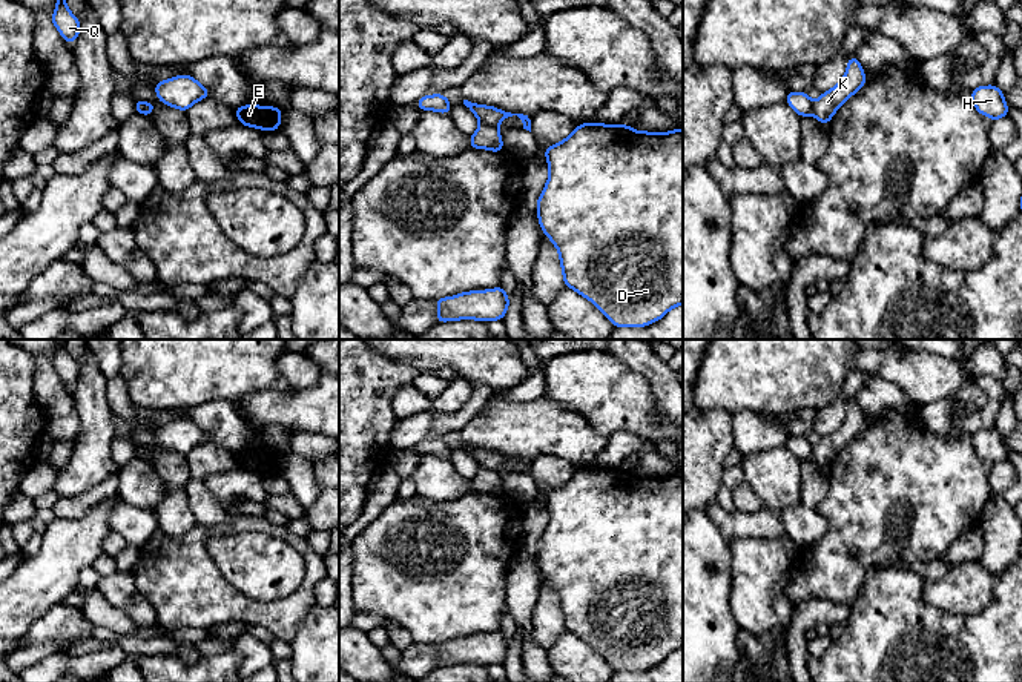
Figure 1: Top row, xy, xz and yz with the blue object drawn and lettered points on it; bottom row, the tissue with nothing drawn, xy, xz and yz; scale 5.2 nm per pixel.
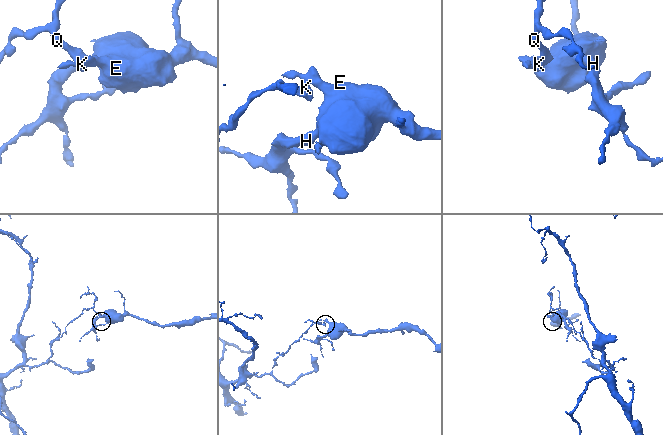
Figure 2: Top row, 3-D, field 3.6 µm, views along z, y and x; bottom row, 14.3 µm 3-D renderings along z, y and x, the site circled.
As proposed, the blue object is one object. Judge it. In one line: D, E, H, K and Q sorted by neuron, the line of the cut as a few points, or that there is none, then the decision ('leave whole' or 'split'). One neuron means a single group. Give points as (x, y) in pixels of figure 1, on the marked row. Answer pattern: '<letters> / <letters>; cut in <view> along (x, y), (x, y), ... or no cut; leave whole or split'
D E H / K Q; cut in xz along (481, 122), (496, 126); split

